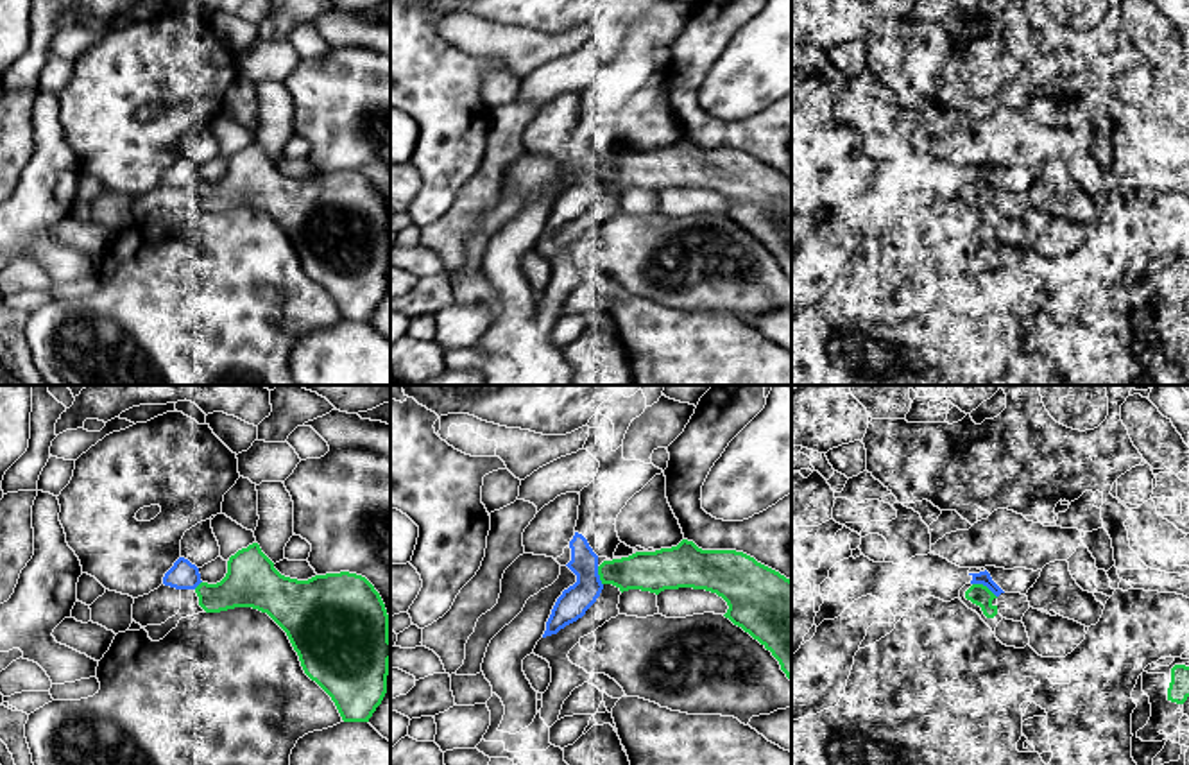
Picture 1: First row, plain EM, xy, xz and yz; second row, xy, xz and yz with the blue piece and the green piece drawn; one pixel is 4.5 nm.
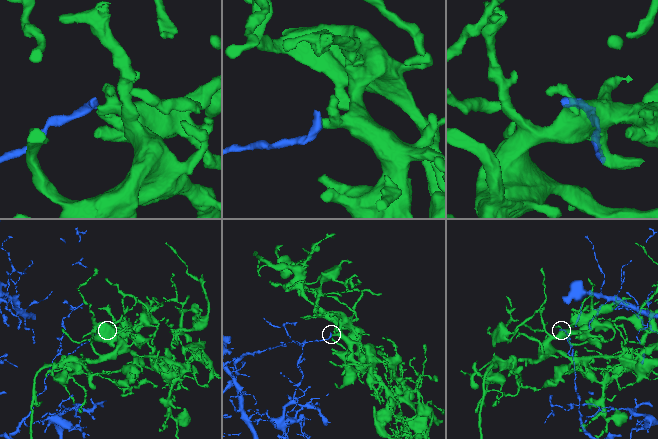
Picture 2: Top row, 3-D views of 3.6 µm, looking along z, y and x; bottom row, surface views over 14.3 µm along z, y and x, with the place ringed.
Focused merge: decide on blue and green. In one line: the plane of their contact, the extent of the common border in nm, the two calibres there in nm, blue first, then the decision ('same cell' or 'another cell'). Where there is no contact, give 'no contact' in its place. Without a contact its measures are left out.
meets blue in yz; contact 130 nm long; 60 nm thick on the blue side, 90 nm on the other; another cell

